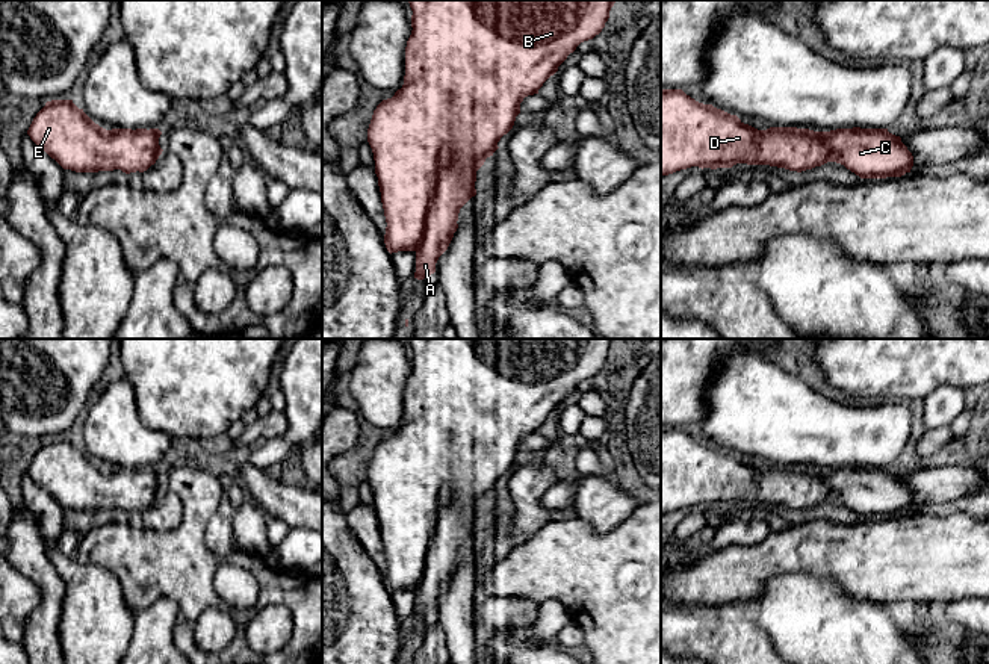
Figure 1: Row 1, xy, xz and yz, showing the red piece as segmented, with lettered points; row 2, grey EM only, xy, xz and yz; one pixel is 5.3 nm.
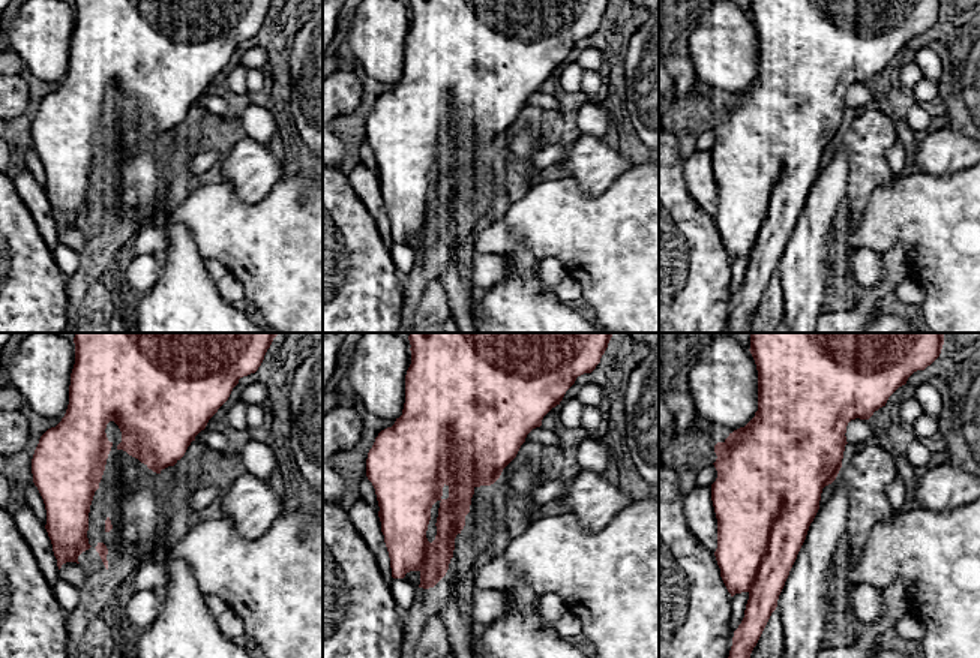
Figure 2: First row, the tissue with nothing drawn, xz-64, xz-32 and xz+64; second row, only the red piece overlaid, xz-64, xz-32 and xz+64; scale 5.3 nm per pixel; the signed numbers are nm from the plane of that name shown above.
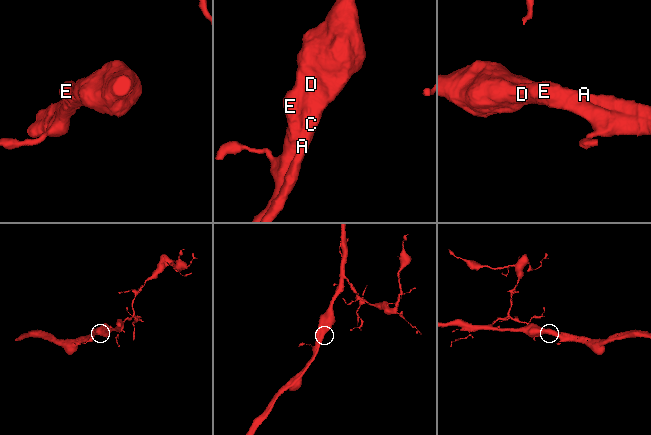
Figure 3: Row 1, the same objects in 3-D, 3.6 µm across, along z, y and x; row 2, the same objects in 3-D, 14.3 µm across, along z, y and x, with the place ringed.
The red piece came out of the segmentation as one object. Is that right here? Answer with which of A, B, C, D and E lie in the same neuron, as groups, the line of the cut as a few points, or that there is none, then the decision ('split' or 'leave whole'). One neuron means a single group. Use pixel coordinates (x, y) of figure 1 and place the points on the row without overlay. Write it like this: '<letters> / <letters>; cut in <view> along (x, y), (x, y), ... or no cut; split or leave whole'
A B C D E; no cut; leave whole

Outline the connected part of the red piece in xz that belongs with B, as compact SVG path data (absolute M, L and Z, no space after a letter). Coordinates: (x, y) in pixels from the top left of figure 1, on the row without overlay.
M408 339L413 349L411 374L405 386L405 414L404 424L392 437L383 439L374 449L367 481L374 492L375 513L381 531L381 541L386 555L384 582L387 590L414 590L416 611L414 617L423 619L436 611L439 596L448 588L454 572L458 567L460 548L476 534L475 520L476 510L484 504L485 498L493 495L499 487L498 481L507 473L520 452L520 442L525 436L538 433L543 422L558 410L558 405L567 398L576 386L593 378L602 371L609 357L609 349L615 339Z

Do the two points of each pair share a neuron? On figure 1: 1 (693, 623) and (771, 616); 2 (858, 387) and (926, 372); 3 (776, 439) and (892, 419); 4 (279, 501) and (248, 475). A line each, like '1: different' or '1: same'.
1: different
2: same
3: same
4: same

